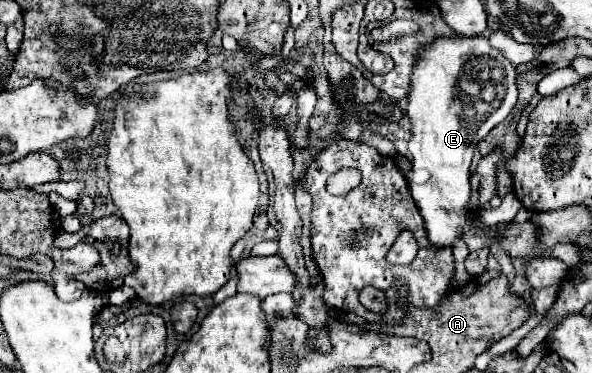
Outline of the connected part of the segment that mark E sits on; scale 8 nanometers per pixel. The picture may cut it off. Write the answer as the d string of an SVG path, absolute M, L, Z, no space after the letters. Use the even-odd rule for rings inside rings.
M456 37L456 39L436 39L428 49L424 49L416 61L412 73L412 87L408 97L406 115L412 121L412 171L406 173L410 193L418 205L424 219L426 239L432 249L454 247L462 239L464 227L470 219L470 161L480 139L488 135L498 123L502 123L512 107L516 105L516 67L504 59L494 47L490 47L486 37Z

